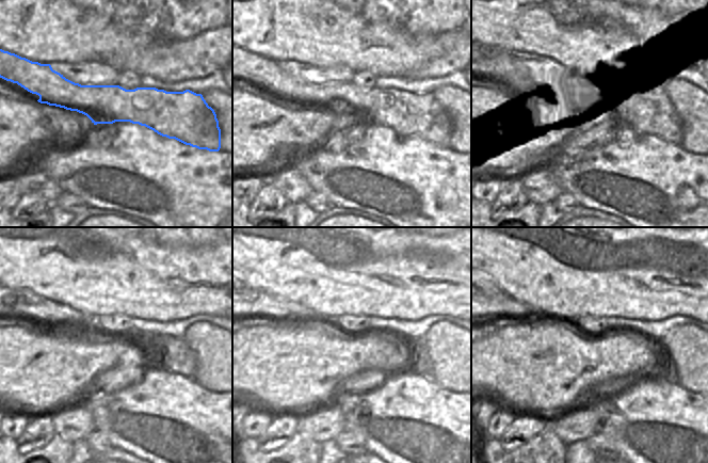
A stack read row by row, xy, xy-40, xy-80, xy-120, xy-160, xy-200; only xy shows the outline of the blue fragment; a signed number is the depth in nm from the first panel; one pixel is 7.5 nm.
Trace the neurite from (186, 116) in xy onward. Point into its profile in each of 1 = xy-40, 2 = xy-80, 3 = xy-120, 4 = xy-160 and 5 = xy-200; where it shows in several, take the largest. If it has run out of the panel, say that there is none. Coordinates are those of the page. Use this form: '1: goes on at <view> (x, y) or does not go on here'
1: goes on at xy-40 (408, 114)
2: goes on at xy-80 (655, 115)
3: goes on at xy-120 (166, 353)
4: goes on at xy-160 (416, 362)
5: goes on at xy-200 (663, 370)

